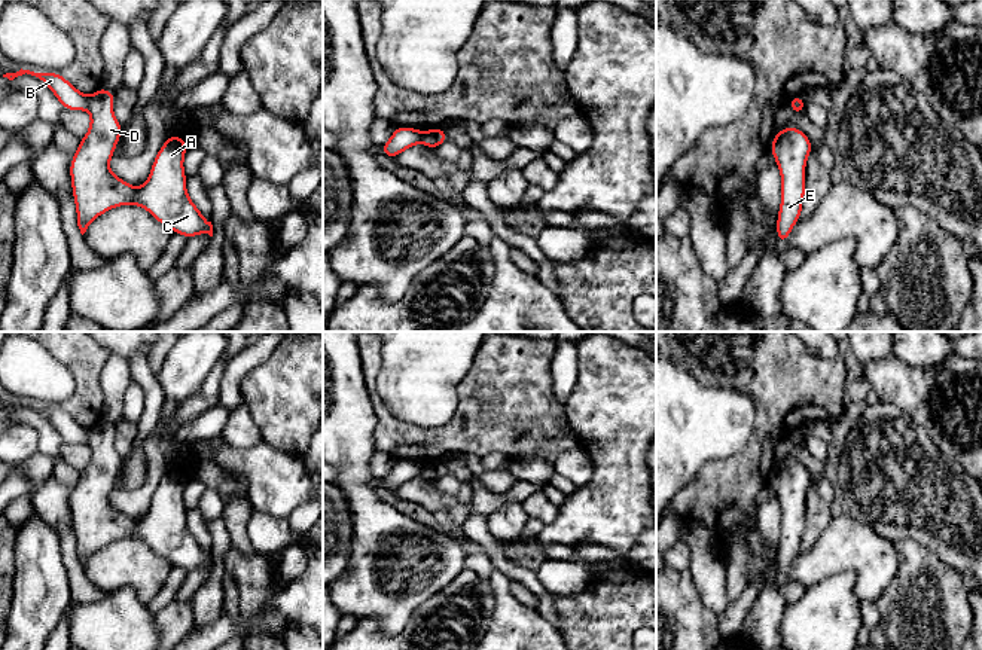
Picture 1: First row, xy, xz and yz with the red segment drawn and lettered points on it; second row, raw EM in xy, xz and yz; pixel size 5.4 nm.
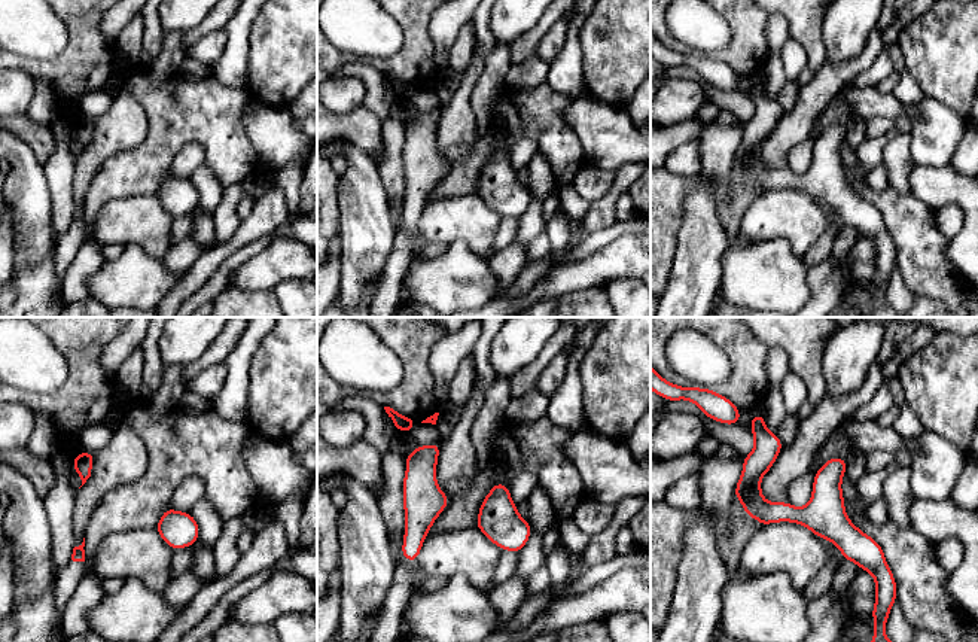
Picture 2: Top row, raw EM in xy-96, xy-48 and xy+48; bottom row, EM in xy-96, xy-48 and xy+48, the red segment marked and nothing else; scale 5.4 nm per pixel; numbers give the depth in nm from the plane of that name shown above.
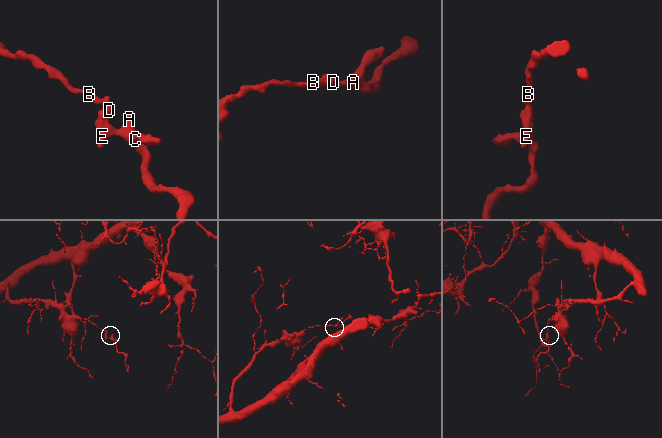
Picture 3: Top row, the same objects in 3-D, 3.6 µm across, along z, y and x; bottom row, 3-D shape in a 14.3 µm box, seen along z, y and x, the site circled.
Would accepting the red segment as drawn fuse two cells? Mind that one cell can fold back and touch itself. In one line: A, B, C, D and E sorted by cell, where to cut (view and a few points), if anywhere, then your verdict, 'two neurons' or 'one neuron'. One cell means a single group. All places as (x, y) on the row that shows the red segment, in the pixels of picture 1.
A C D E / B | xy (90, 97), (87, 109) | two neurons

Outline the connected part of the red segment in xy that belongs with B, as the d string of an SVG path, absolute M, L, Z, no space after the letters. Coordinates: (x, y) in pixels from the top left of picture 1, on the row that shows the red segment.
M19 70L16 73L6 73L3 77L13 80L22 74L31 74L39 77L57 97L61 103L62 109L67 110L88 110L89 97L77 91L67 79L64 79L60 73L34 73L30 70Z

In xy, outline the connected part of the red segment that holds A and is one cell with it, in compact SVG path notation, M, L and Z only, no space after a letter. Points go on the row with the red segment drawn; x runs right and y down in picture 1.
M100 88L89 97L88 112L91 113L91 126L70 164L73 198L76 202L77 226L83 235L89 223L103 213L119 205L140 205L147 210L159 223L170 228L174 234L186 238L208 234L213 236L213 225L207 222L186 190L186 174L183 159L186 155L186 141L180 135L173 135L165 140L150 168L150 176L138 189L128 184L110 171L109 161L112 159L118 140L122 134L122 125L113 116L115 94L106 88Z

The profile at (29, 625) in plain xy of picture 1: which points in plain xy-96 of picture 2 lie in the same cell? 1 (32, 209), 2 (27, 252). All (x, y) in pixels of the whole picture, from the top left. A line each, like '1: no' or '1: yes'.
1: yes
2: yes

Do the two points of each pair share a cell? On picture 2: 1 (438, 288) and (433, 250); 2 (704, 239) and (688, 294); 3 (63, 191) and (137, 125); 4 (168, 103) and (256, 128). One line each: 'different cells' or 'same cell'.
1: different cells
2: same cell
3: different cells
4: different cells

